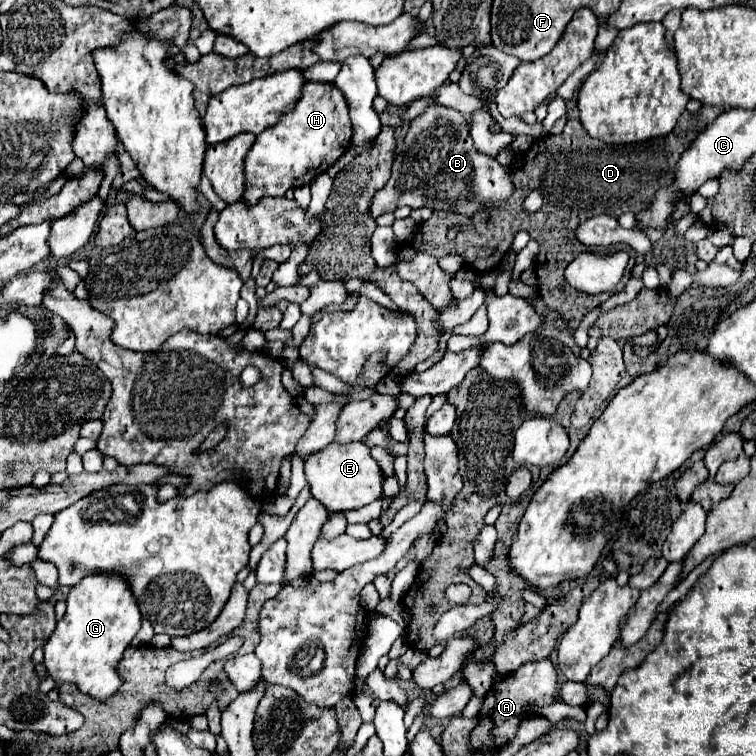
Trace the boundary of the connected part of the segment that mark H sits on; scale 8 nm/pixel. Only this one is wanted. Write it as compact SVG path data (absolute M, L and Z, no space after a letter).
M306 82L296 108L256 136L246 156L246 202L256 204L264 196L284 196L288 188L310 184L348 150L352 134L348 104L338 86Z

